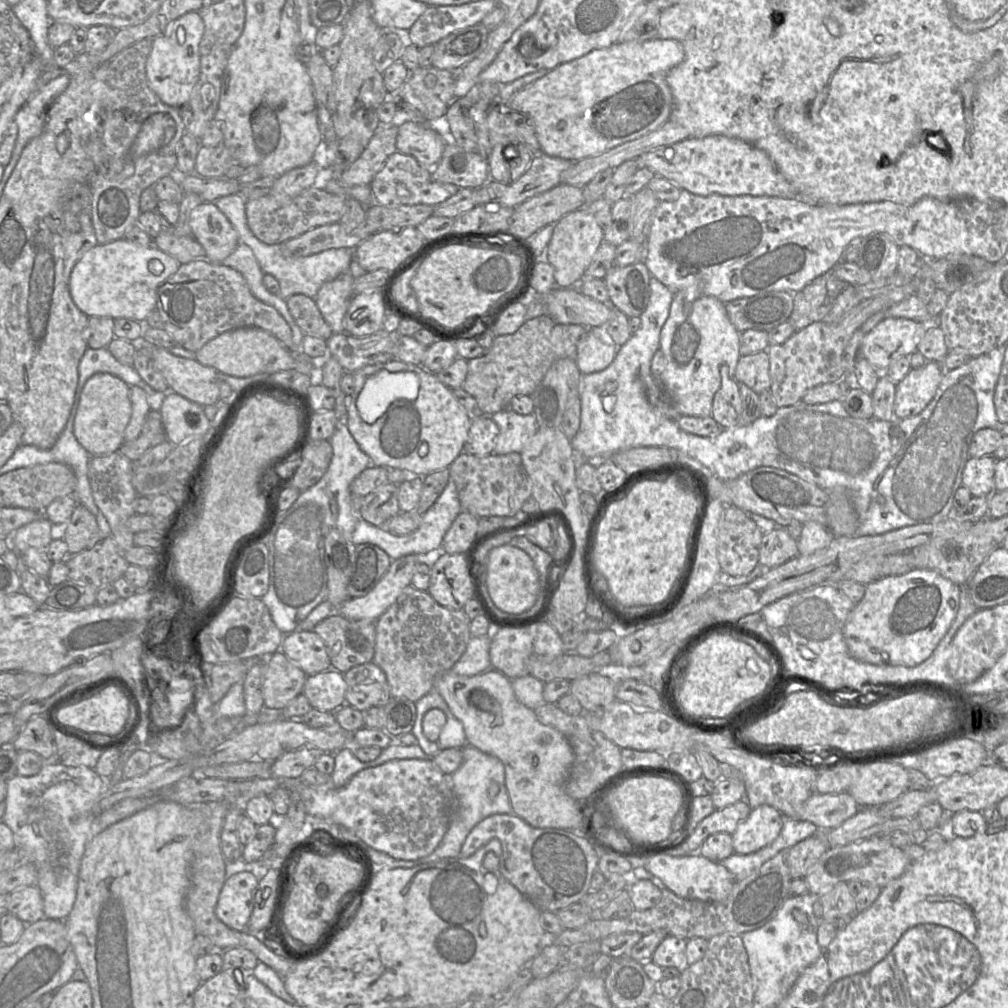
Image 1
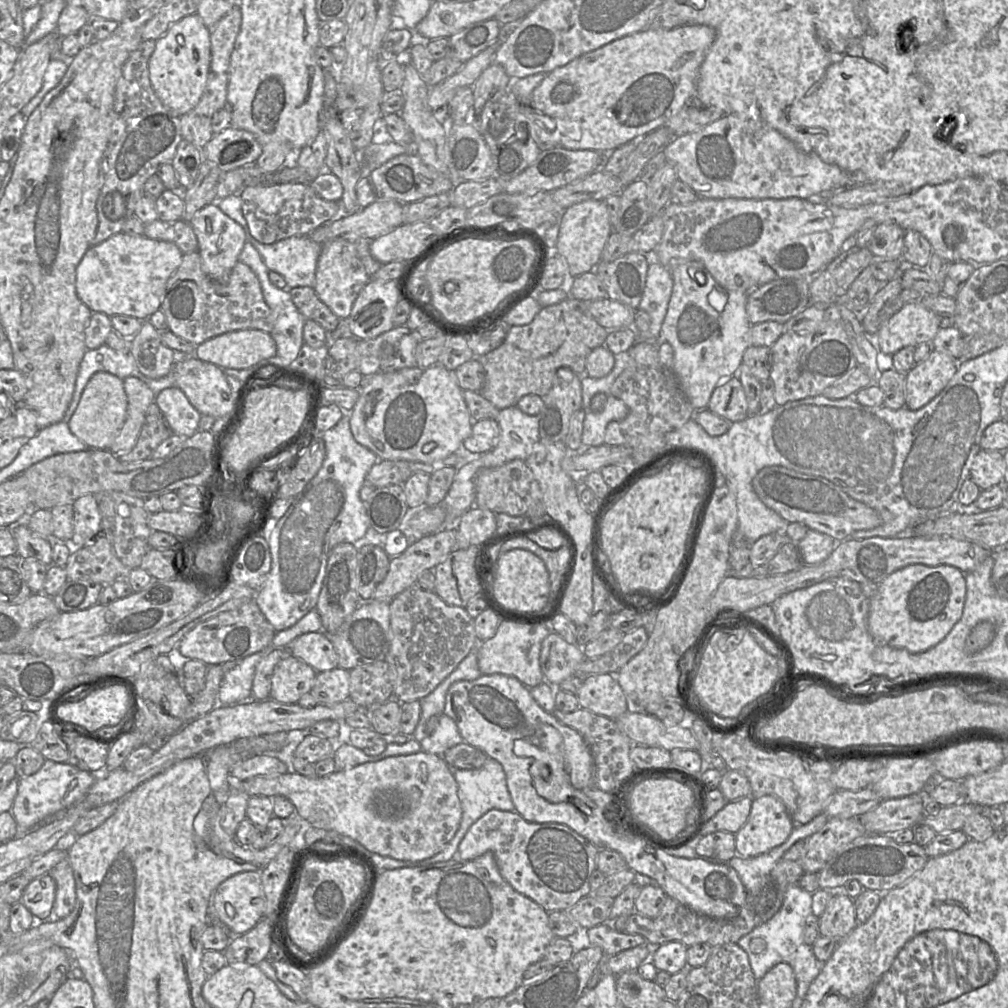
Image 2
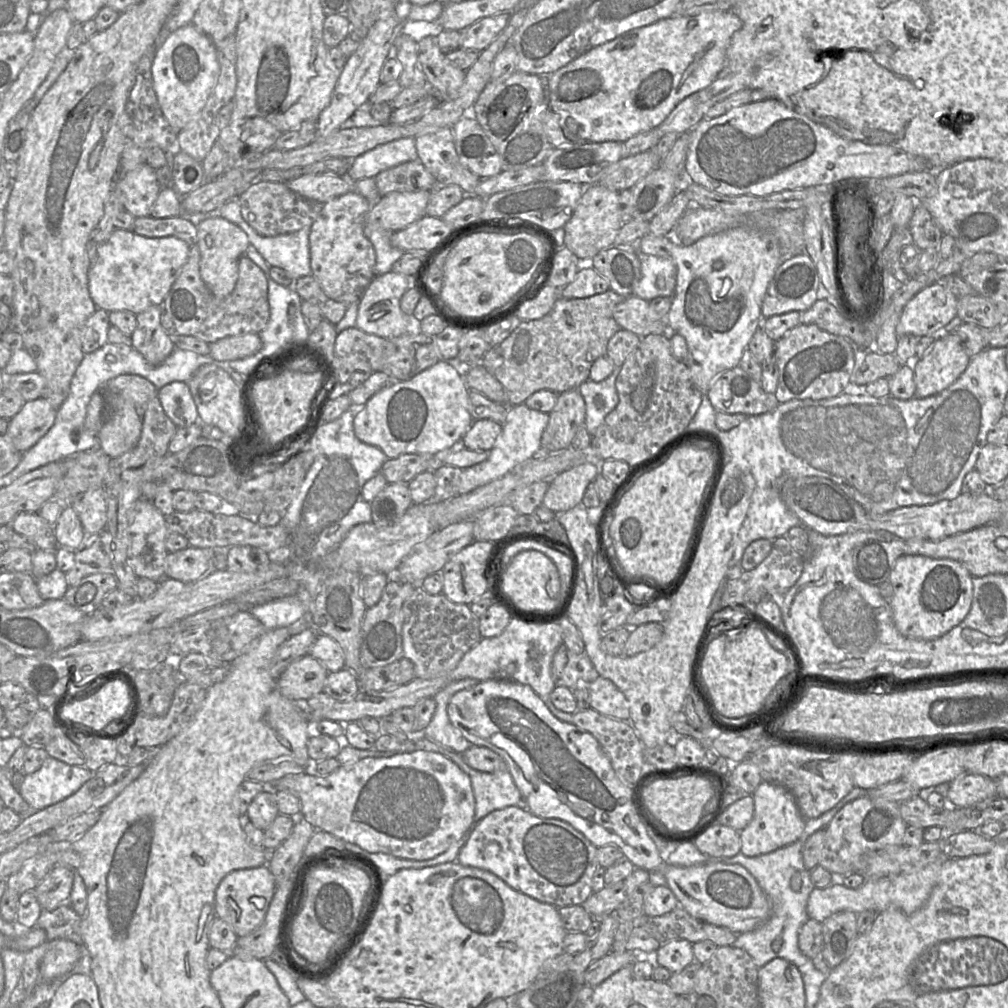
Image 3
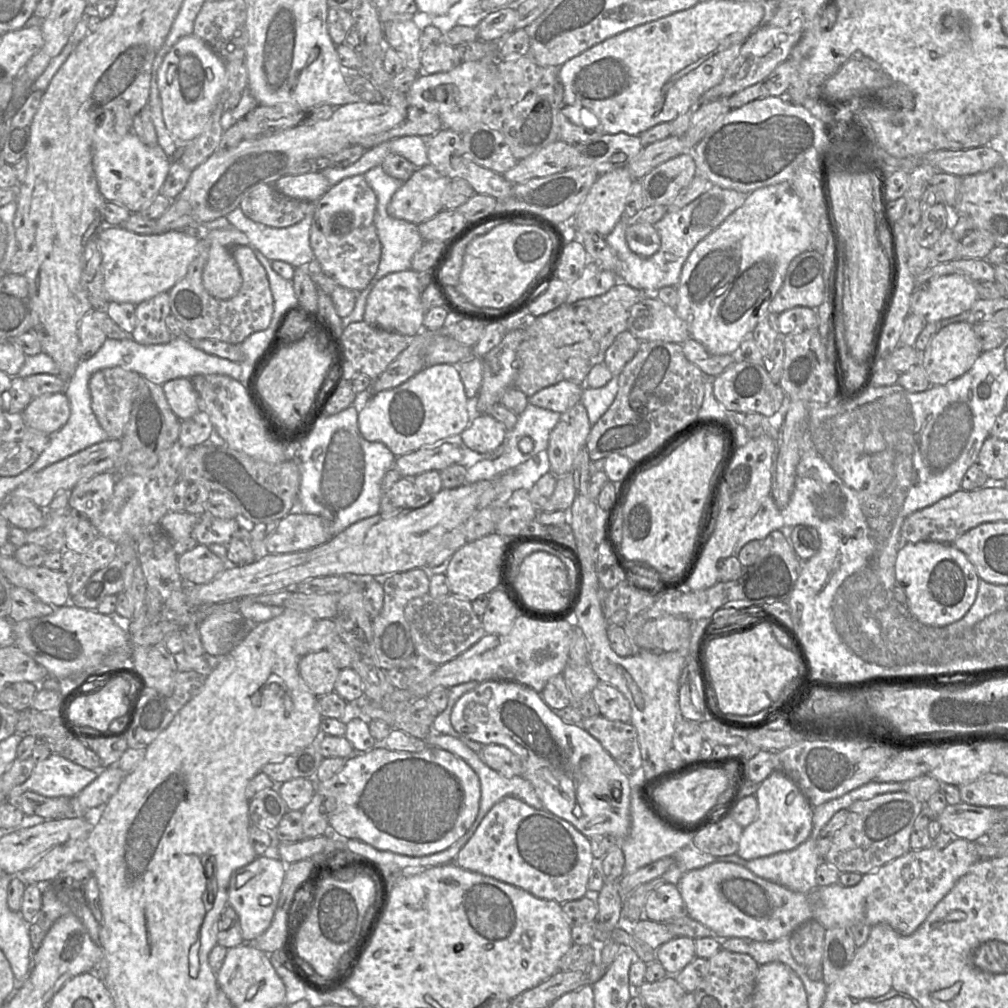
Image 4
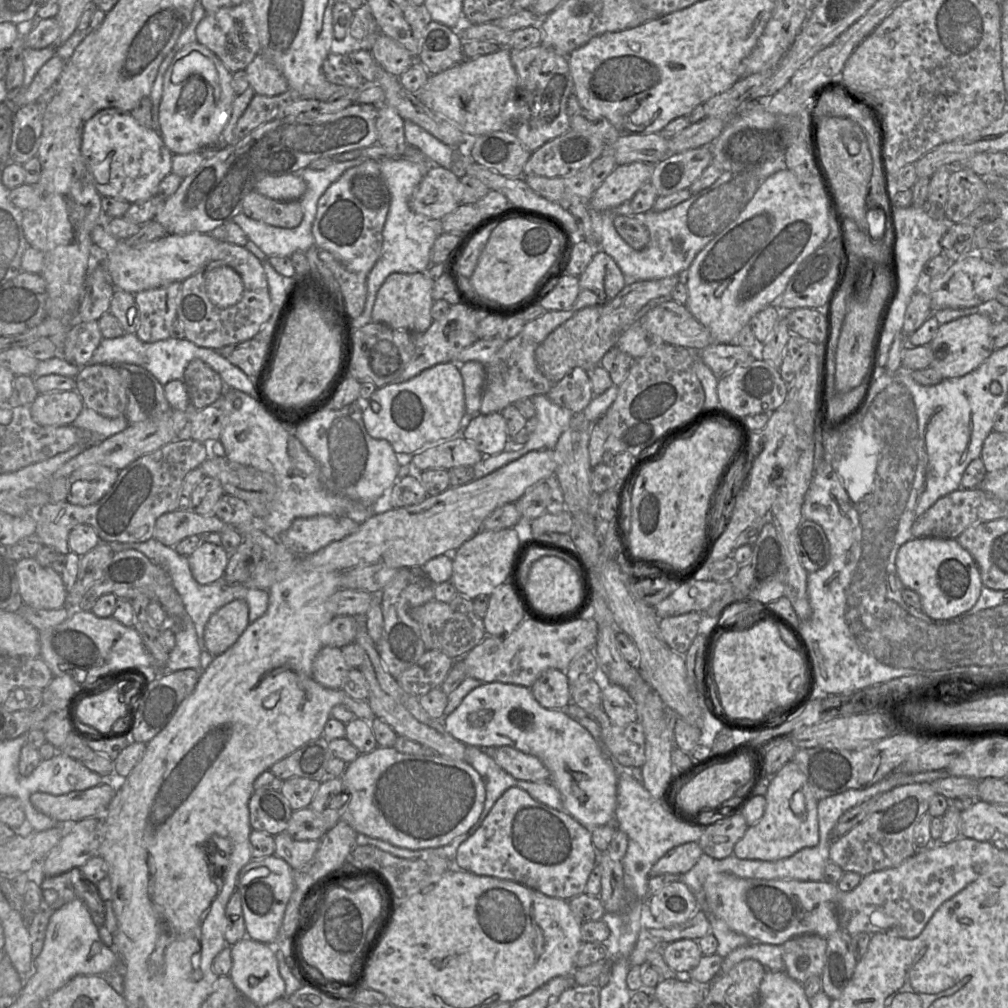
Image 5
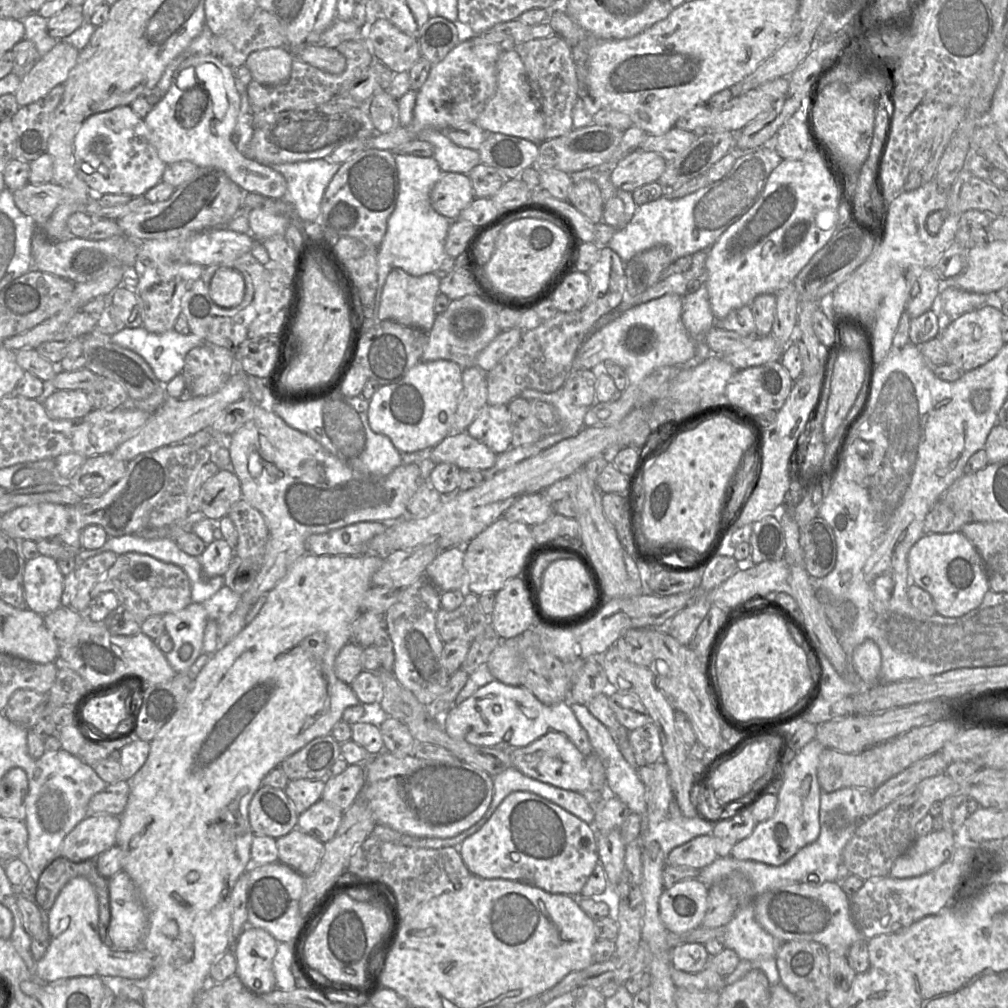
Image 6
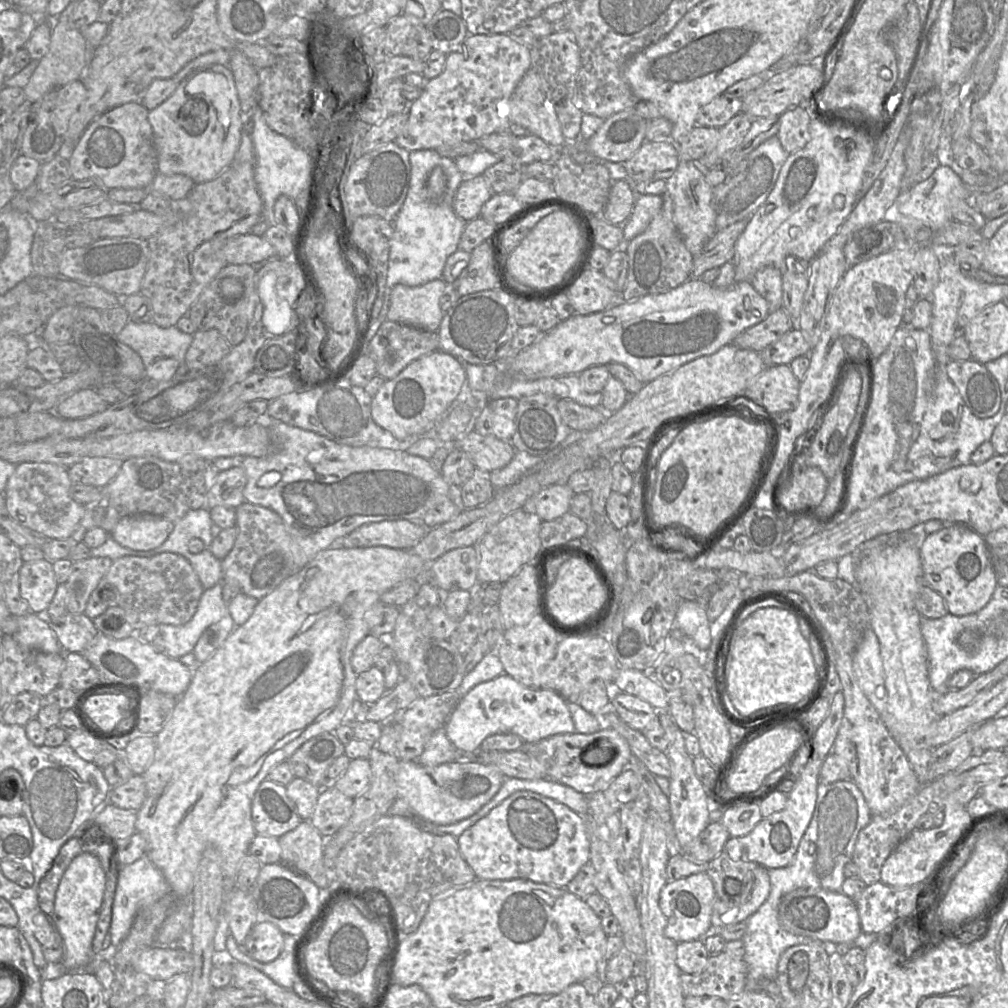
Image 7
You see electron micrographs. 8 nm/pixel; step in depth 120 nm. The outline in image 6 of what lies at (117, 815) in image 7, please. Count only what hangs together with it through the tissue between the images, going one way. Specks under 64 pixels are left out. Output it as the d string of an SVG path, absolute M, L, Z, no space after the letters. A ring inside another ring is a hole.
M88 814L65 836L59 856L71 862L94 860L116 845L120 824L120 816Z

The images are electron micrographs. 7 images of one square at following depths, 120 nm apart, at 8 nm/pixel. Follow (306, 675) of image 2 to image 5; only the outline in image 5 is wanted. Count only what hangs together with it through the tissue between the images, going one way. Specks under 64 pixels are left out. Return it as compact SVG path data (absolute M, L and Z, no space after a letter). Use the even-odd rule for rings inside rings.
M323 647L312 663L313 678L329 689L341 689L350 669L338 647Z

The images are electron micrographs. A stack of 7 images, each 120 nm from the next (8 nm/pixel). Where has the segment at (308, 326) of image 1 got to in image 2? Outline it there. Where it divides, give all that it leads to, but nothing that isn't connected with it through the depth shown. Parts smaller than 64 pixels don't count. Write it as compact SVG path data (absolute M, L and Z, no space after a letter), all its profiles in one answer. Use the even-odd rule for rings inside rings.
M295 287L288 289L295 306L305 319L314 320L328 333L335 331L340 318L317 296L312 287Z

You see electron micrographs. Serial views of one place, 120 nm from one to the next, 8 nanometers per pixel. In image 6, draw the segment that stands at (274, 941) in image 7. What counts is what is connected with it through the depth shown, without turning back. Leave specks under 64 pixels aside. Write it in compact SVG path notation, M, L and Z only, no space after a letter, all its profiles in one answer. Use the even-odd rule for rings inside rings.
M248 926L244 929L232 946L237 961L236 976L252 993L263 995L276 989L273 971L273 958L277 953L278 941L266 930Z

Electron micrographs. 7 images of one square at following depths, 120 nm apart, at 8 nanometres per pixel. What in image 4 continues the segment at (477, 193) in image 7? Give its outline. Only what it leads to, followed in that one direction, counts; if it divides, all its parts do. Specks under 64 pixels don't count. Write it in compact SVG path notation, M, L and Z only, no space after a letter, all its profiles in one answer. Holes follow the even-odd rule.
M430 164L417 168L392 196L387 206L388 214L416 225L433 218L443 210L443 195L449 181Z

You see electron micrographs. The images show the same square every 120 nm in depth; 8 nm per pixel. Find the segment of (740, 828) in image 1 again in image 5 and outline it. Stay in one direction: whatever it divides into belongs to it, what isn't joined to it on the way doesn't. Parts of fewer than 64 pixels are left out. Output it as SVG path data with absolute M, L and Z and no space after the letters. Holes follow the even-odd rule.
M790 761L771 777L765 799L763 817L755 825L749 826L744 836L735 844L733 854L736 857L777 861L788 858L804 848L818 845L818 801L797 764Z

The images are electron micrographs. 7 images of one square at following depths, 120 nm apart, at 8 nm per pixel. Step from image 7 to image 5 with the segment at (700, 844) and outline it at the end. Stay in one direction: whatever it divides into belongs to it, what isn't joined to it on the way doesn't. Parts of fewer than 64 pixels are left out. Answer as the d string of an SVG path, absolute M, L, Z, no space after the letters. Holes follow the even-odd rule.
M689 842L671 849L650 870L651 876L688 872L699 860L703 851L698 842Z

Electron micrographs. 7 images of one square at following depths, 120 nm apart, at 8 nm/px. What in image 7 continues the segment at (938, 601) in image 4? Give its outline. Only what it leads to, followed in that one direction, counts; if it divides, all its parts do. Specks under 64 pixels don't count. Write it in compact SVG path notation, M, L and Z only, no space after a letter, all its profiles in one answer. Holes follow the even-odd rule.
M946 524L946 526L940 531L937 531L933 534L926 536L920 542L919 550L920 550L920 557L922 561L922 567L923 567L923 585L929 586L933 590L937 591L943 597L949 614L956 615L956 616L966 616L966 615L975 614L988 604L998 584L997 584L996 575L989 558L987 546L983 536L981 536L976 531L963 524Z

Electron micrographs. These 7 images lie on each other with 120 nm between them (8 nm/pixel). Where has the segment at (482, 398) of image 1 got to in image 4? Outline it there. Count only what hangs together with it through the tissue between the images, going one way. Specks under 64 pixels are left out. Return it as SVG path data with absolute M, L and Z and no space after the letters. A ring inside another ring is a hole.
M619 280L603 295L584 298L574 303L564 303L544 315L529 318L526 322L525 339L517 349L516 375L513 386L530 397L537 391L563 380L585 385L588 373L593 366L604 362L606 350L617 335L628 330L627 322L631 307L647 296L655 295Z

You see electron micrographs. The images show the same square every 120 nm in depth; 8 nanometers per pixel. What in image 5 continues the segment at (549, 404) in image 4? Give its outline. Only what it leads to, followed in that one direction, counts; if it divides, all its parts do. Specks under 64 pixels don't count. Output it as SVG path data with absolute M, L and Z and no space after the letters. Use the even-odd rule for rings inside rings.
M580 367L572 369L546 395L573 413L583 412L594 397L589 371Z

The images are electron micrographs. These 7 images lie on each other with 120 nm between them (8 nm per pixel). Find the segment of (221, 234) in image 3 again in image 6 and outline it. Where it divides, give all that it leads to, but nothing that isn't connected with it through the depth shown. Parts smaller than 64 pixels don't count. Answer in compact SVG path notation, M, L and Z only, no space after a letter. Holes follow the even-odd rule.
M220 269L210 283L210 297L221 308L232 309L243 301L245 295L243 276L233 269Z

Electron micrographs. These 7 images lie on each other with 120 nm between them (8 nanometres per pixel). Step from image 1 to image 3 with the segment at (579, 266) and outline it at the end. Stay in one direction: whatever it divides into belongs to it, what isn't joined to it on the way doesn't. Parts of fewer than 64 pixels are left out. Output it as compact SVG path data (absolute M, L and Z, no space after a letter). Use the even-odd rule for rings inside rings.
M599 183L585 186L571 218L564 225L564 246L581 260L591 260L599 251L614 245L622 226L619 211L619 192Z

